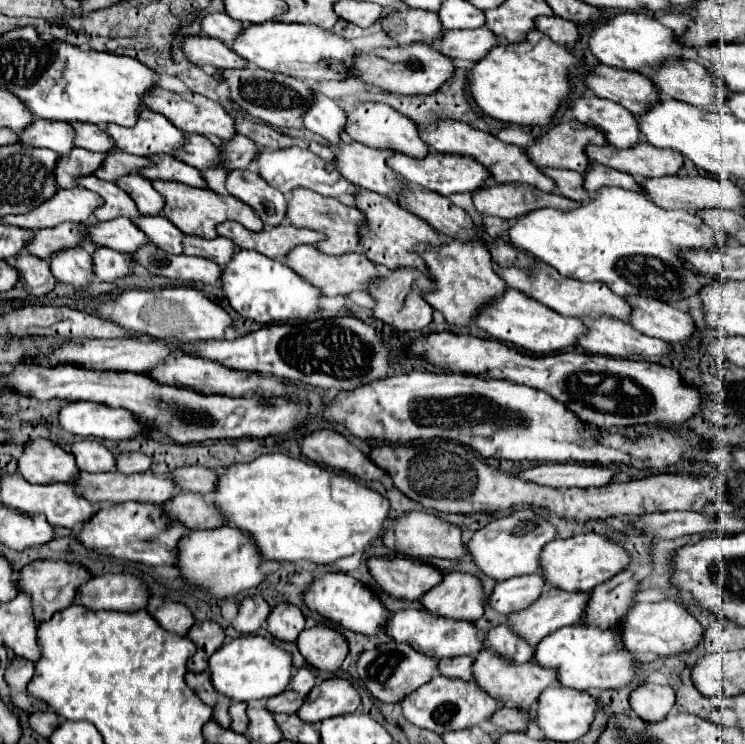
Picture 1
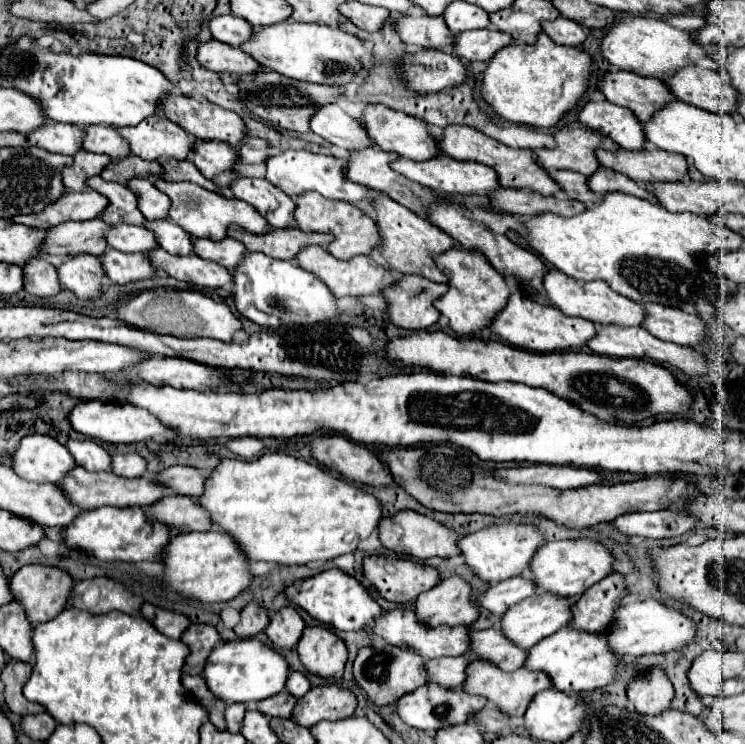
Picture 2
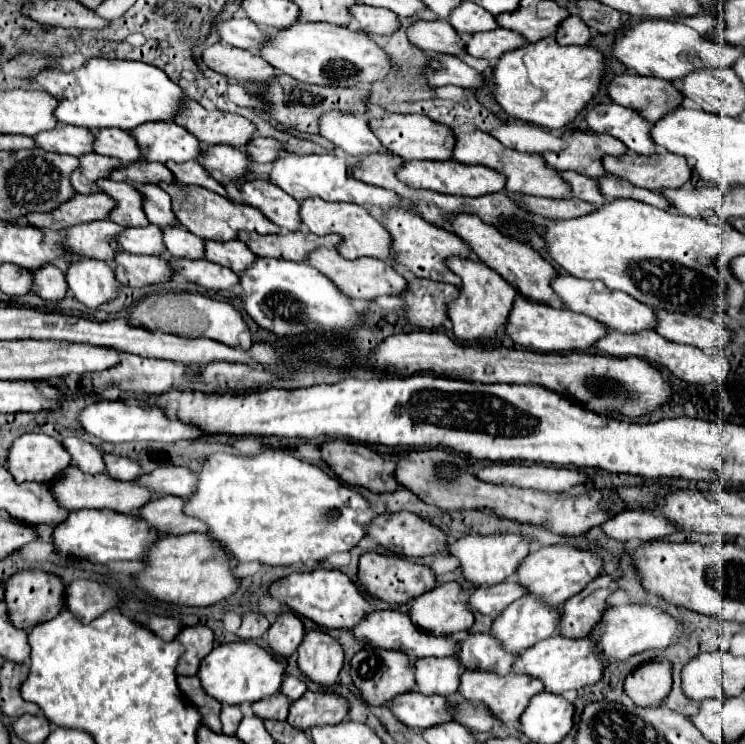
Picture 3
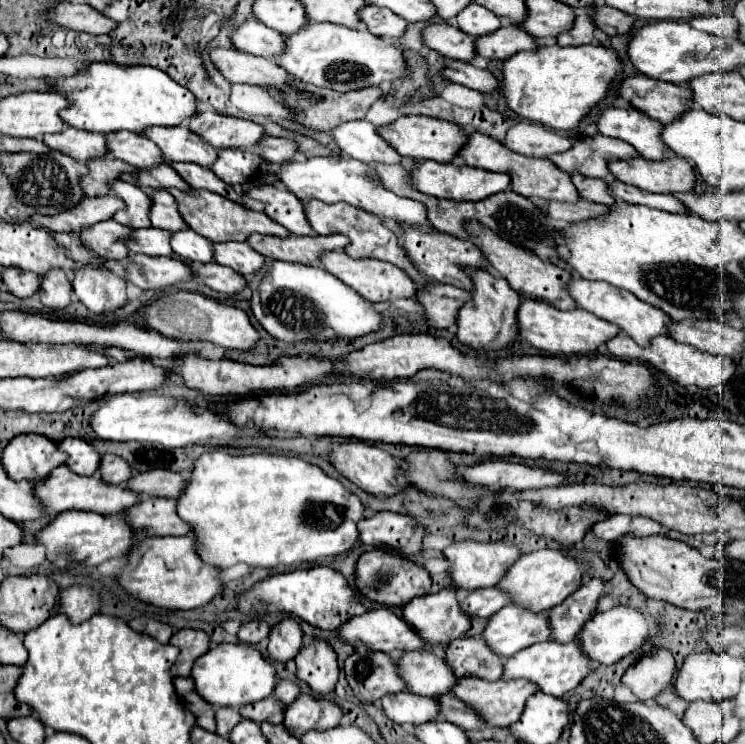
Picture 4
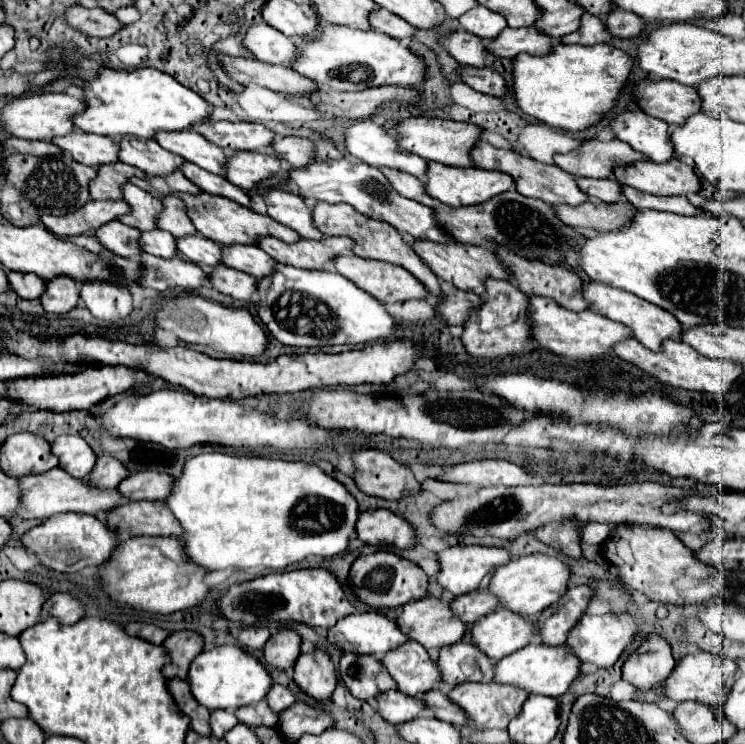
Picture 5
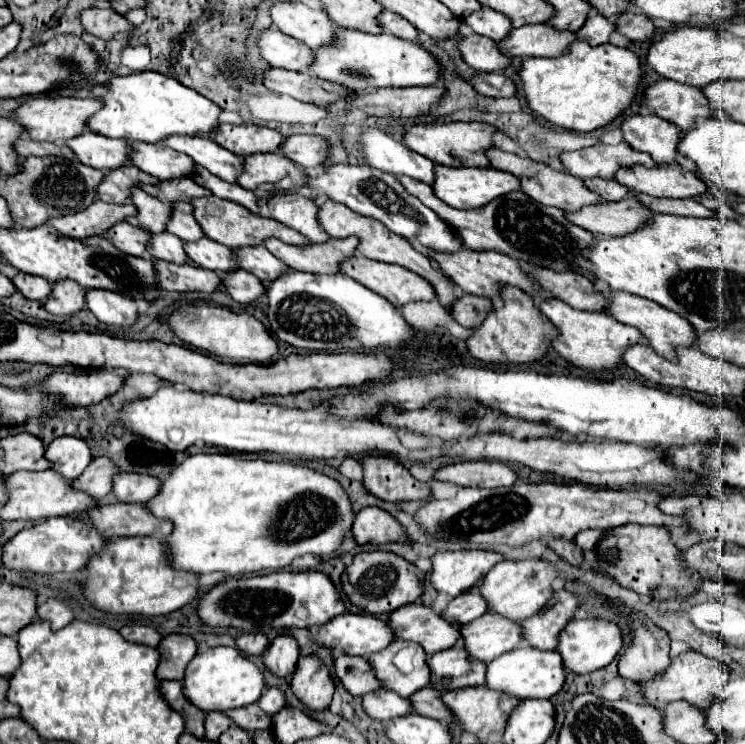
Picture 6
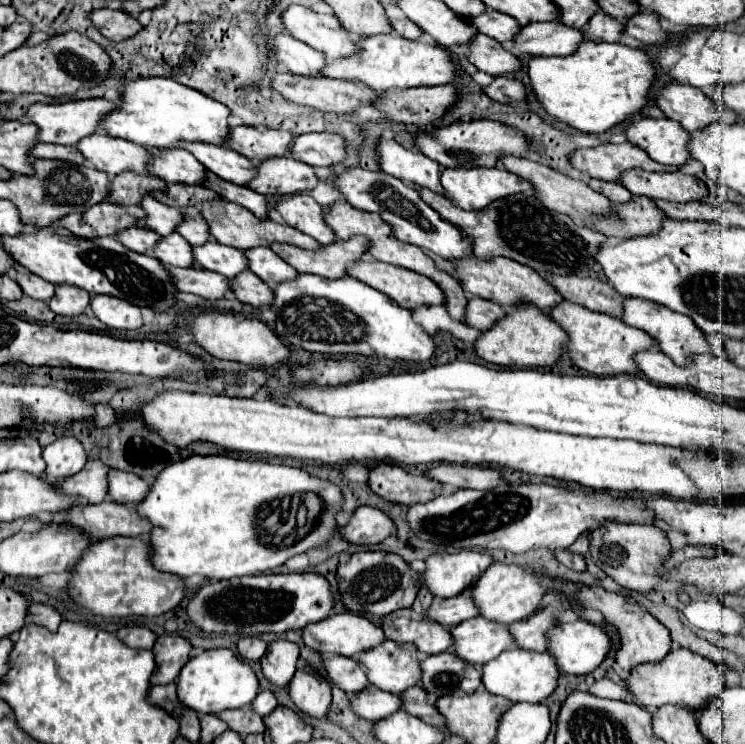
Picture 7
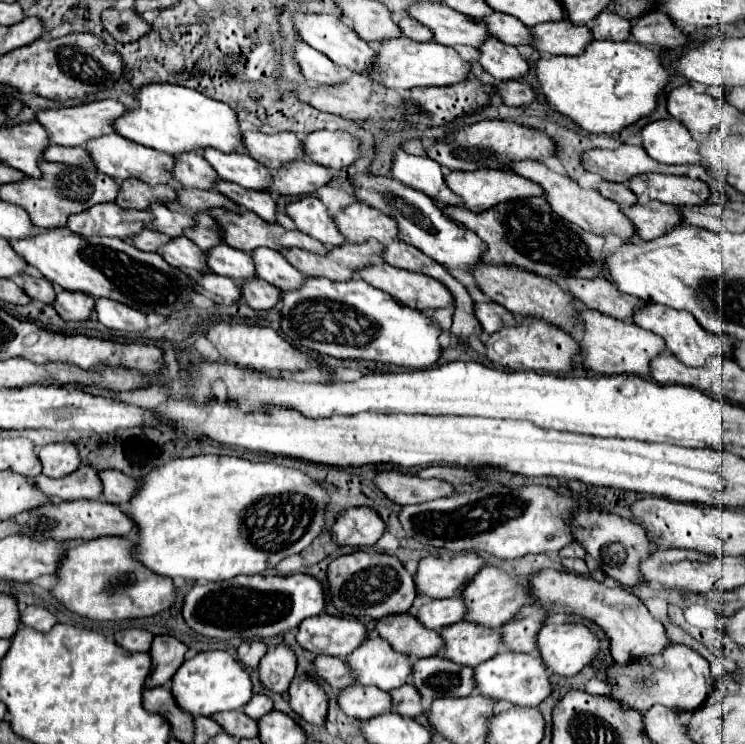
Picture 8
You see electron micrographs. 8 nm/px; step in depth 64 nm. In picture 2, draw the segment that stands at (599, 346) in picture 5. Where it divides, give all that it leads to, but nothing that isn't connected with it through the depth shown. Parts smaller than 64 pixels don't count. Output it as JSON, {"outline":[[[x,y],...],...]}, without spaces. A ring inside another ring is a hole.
{"outline":[[[514,290],[494,320],[490,322],[490,332],[500,336],[502,340],[510,342],[516,348],[534,350],[534,352],[560,352],[568,348],[580,348],[586,340],[590,340],[594,332],[594,324],[584,318],[572,318],[564,316],[558,308],[552,308],[548,304],[542,304],[534,298],[530,298],[524,290]]]}

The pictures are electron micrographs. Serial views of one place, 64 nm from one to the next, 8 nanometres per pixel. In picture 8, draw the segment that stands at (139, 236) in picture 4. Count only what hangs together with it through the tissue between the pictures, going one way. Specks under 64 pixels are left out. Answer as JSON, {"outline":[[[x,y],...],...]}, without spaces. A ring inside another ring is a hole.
{"outline":[[[178,236],[178,238],[172,238],[168,244],[162,244],[158,248],[158,254],[174,268],[198,270],[198,272],[206,268],[204,252],[196,248],[196,244],[192,244],[186,236]]]}

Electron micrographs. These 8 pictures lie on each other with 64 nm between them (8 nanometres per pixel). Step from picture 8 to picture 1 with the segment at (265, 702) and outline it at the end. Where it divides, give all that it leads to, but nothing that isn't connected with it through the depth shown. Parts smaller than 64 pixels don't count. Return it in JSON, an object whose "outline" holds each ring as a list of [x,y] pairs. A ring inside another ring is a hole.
{"outline":[[[304,666],[304,668],[298,668],[298,670],[294,672],[292,682],[290,682],[290,688],[294,688],[296,692],[300,692],[302,696],[306,696],[306,694],[314,688],[314,684],[316,684],[314,672]]]}

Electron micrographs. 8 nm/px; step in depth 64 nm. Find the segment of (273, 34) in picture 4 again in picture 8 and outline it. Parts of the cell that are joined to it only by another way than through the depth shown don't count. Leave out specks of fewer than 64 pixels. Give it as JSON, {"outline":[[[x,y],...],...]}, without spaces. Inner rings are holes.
{"outline":[[[302,40],[294,42],[292,54],[300,72],[306,76],[306,80],[316,84],[336,84],[342,80],[342,74],[336,70],[334,62],[328,60],[322,52],[312,50]]]}

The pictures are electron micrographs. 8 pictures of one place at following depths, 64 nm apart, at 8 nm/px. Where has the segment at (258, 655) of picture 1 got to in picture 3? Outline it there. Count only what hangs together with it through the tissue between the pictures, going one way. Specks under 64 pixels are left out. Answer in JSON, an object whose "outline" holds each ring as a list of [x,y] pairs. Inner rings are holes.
{"outline":[[[238,640],[230,644],[220,644],[218,648],[214,648],[202,660],[198,678],[202,682],[202,688],[220,704],[244,704],[244,702],[262,700],[280,692],[280,686],[284,680],[284,666],[256,642]]]}

